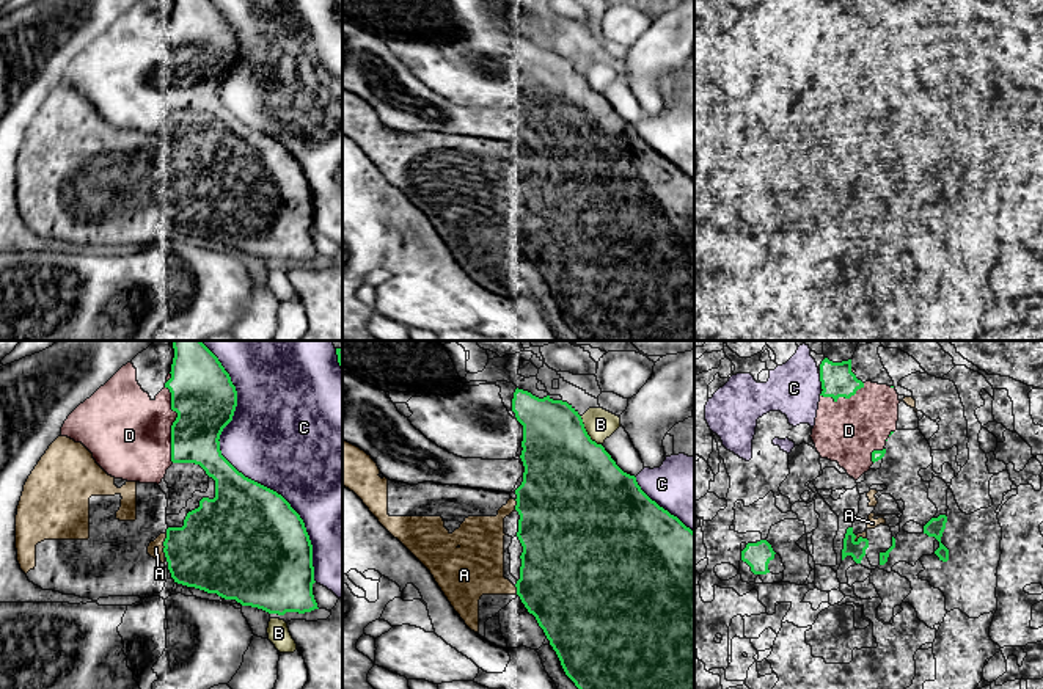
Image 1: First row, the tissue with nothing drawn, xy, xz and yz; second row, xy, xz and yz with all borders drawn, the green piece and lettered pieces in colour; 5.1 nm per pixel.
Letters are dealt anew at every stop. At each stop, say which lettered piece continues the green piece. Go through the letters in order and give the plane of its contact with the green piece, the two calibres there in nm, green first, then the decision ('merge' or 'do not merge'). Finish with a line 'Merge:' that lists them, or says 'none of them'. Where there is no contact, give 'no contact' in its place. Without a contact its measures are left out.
A: xy | 400/80 nm | merge
B: xz | 460/160 nm | do not merge
C: xy | 380/480 nm | do not merge
D: xy | 320/420 nm | do not merge
Merge: A

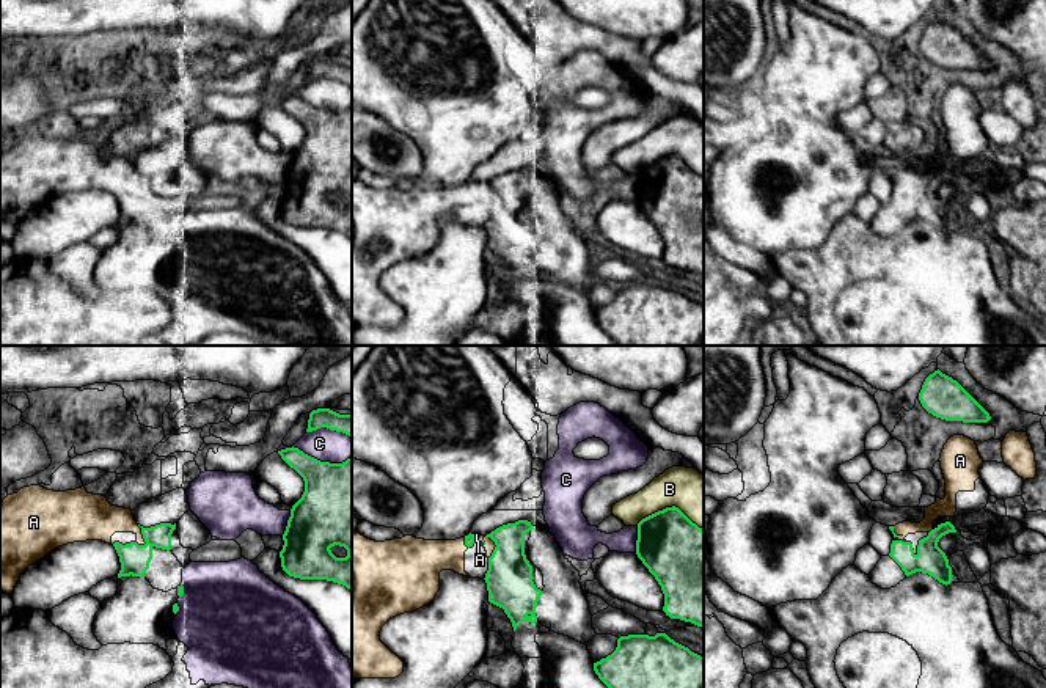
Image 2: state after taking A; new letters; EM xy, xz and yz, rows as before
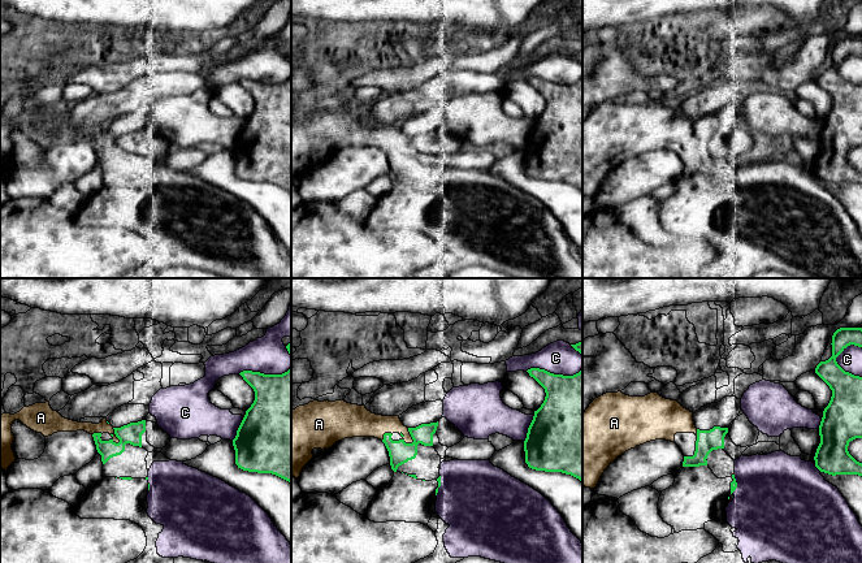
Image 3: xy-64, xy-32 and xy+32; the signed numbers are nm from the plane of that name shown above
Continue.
A: xy | 150/200 nm | do not merge
B: xz | 340/240 nm | do not merge
C: xy | 420/170 nm | do not merge
Merge: none of them

